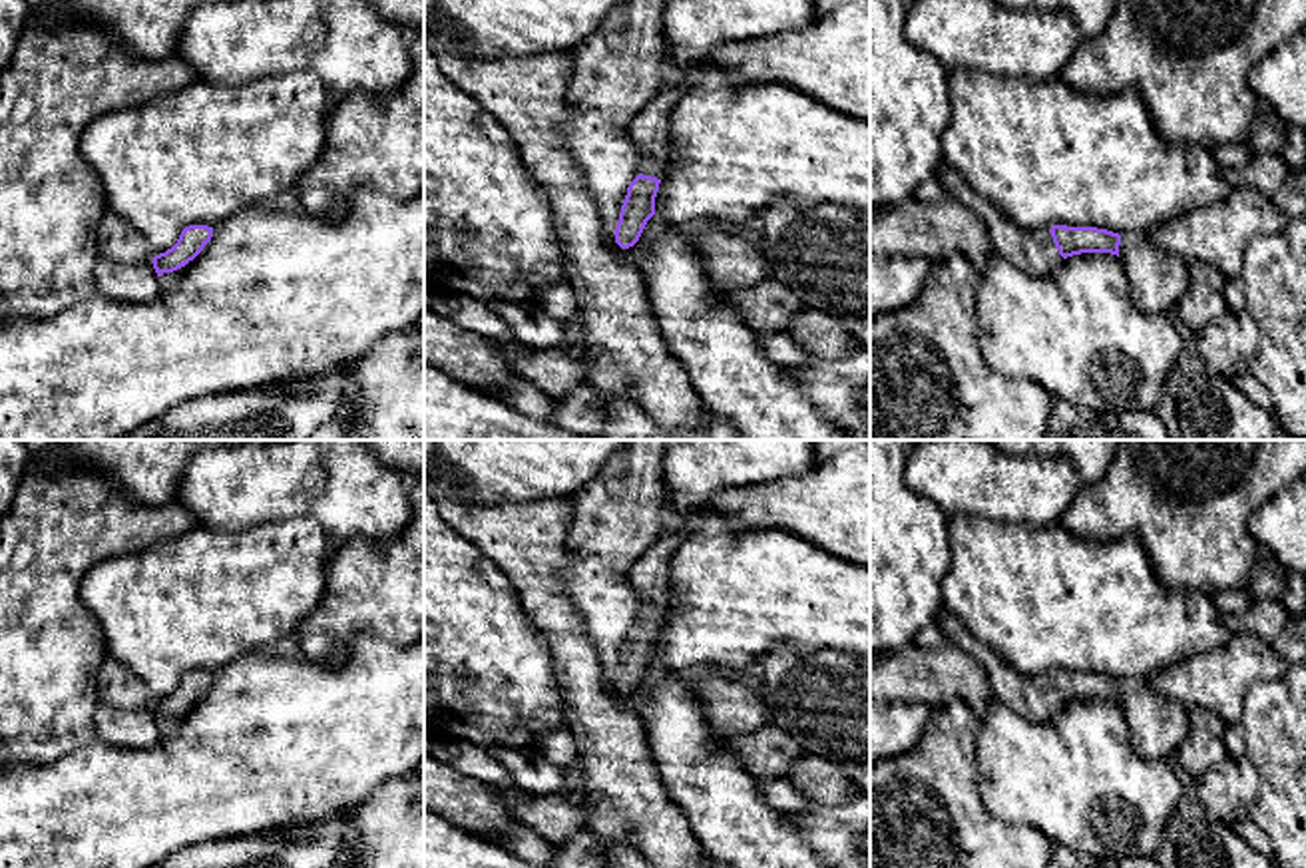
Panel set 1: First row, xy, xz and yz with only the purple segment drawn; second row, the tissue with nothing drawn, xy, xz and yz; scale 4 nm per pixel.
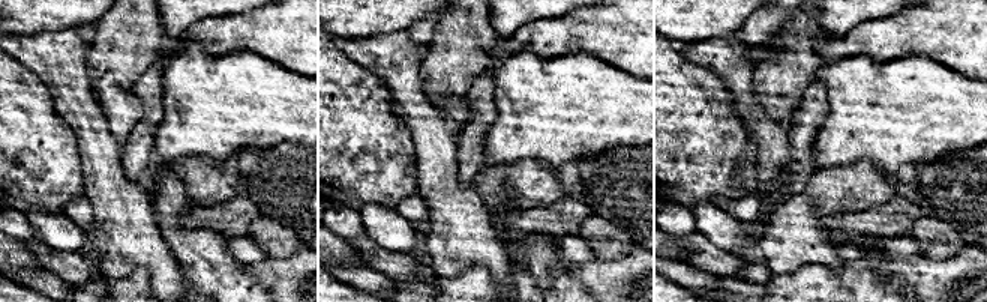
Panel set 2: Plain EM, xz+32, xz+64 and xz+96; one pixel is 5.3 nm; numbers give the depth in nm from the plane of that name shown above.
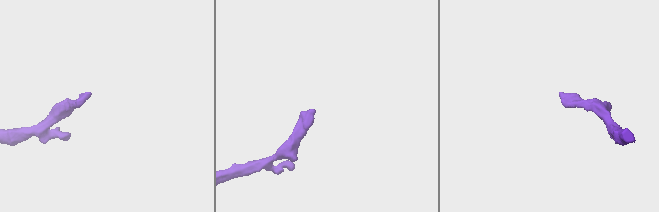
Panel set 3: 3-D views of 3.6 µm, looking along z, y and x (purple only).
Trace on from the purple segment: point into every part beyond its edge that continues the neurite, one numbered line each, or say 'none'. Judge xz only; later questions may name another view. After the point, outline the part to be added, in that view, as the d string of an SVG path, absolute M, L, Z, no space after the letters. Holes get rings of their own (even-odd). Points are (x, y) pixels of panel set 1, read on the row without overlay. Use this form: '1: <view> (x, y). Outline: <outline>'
1: xz (650, 574). Outline: M667 506L665 524L657 542L627 571L629 583L641 599L639 619L661 625L669 603L669 557L689 536L685 524Z

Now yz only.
1: yz (1038, 701). Outline: M940 611L936 617L944 641L962 647L985 671L993 699L1011 707L1031 723L1045 723L1063 707L1053 683L1029 679L1005 665L989 647L981 645L952 613Z

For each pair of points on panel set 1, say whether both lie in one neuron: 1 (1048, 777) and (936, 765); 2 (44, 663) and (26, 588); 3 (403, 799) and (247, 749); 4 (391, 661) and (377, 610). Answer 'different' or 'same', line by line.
1: different
2: same
3: different
4: different

